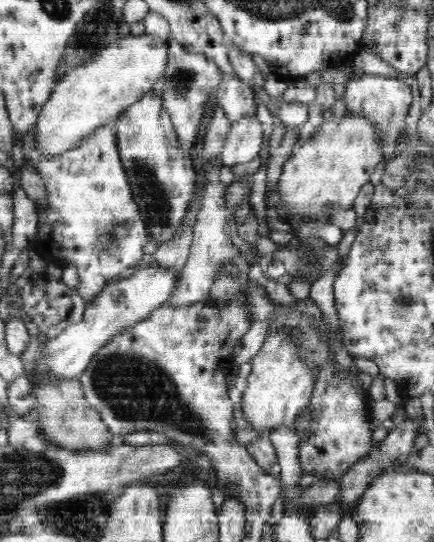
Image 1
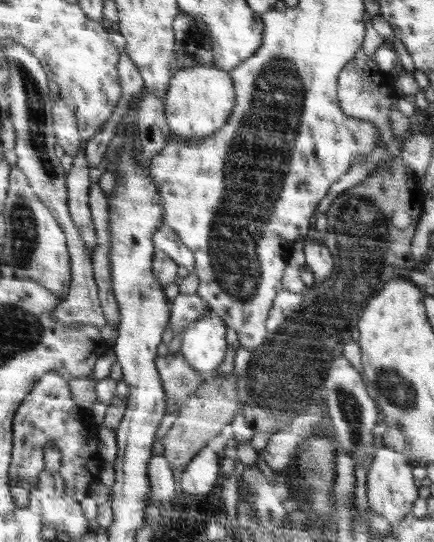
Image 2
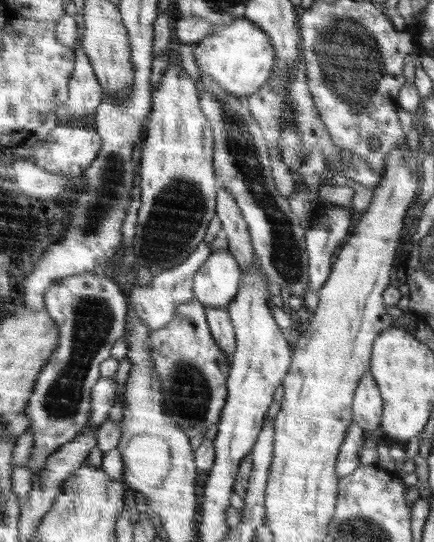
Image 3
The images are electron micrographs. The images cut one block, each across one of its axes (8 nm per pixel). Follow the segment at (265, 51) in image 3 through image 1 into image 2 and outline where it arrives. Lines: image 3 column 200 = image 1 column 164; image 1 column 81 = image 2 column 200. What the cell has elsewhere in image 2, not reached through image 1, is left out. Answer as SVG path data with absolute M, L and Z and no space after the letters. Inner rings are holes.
M200 64L192 68L179 69L171 79L167 96L163 100L168 126L173 135L172 140L200 142L220 130L236 103L234 89L234 82L229 72L220 70L213 64L210 66Z

